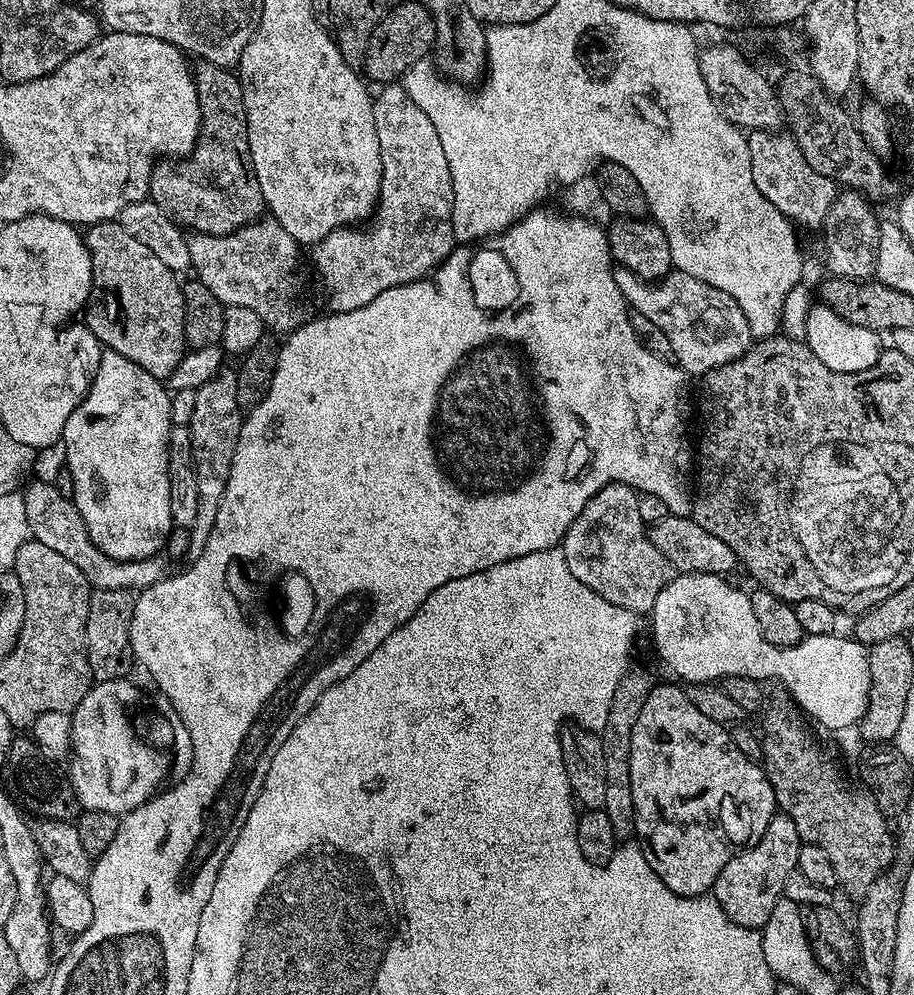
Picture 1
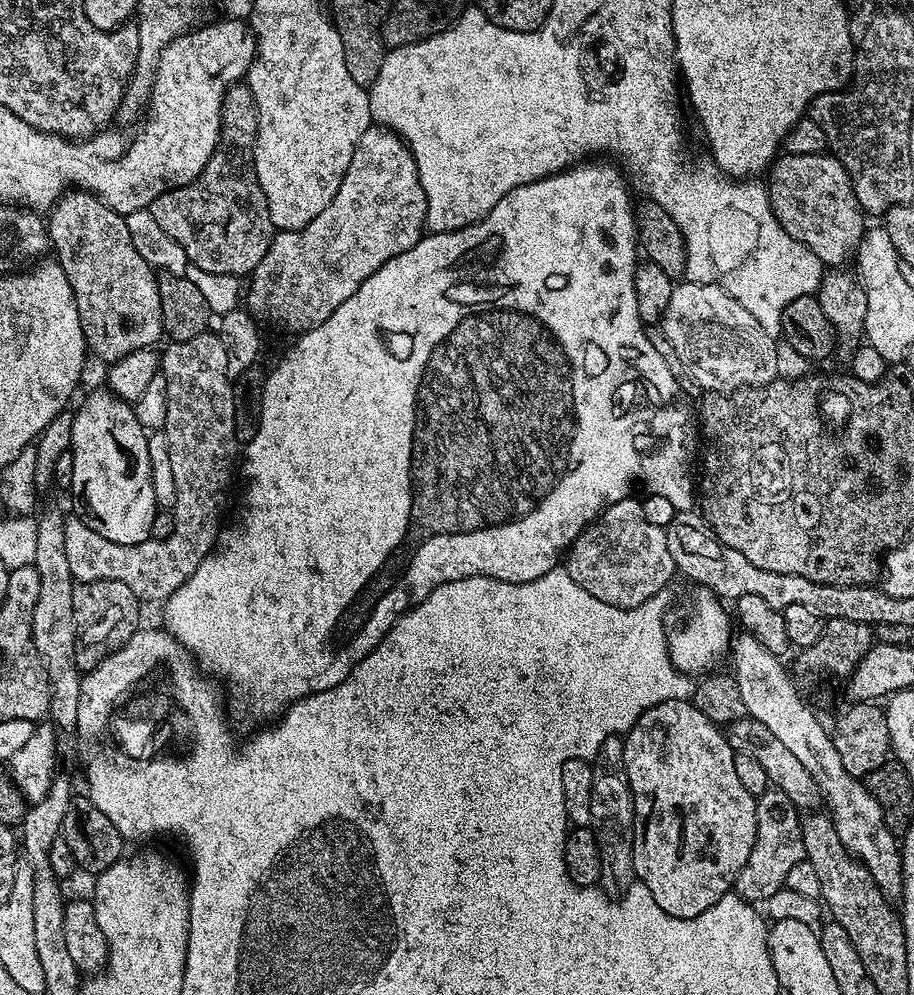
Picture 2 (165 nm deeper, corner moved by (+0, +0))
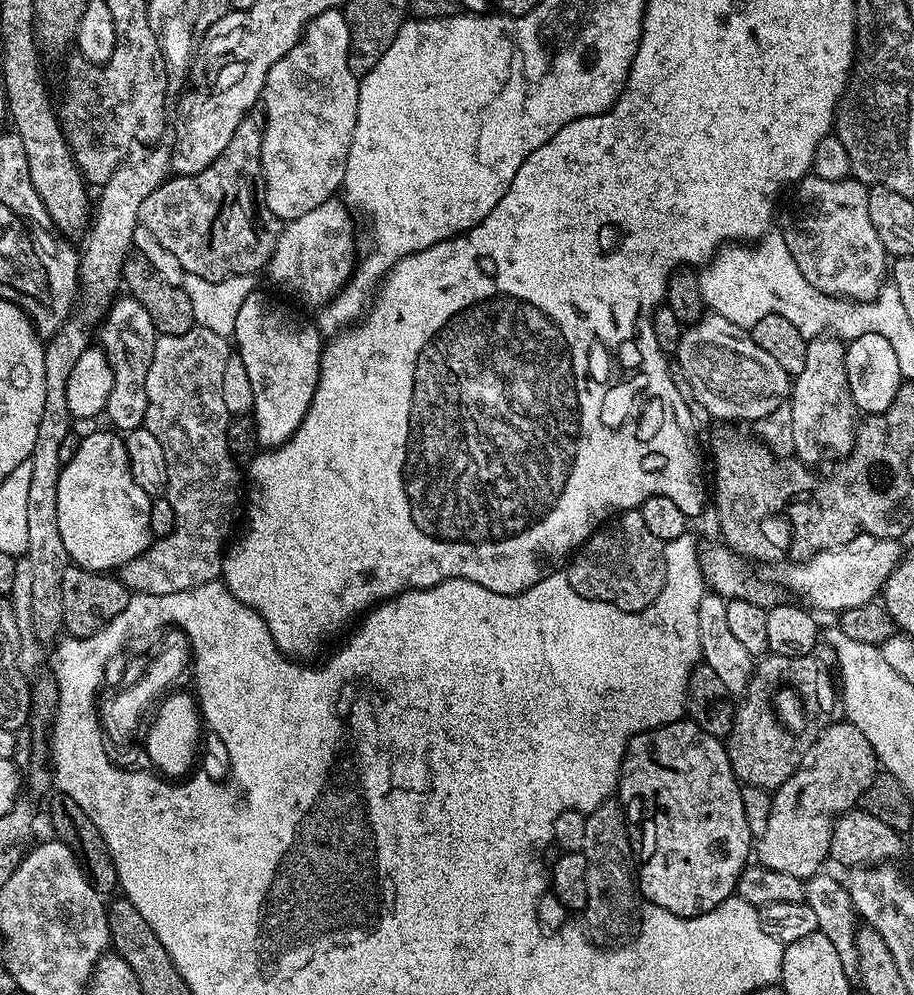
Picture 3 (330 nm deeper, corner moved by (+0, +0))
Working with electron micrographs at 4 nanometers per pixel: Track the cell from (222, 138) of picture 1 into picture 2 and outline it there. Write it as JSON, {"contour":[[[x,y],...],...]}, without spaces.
{"contour":[[[237,82],[228,87],[222,102],[220,115],[220,141],[216,144],[214,154],[210,154],[210,162],[198,174],[192,183],[181,188],[171,188],[154,198],[150,211],[154,214],[158,226],[186,250],[189,264],[198,266],[198,270],[206,270],[210,274],[226,274],[237,278],[247,277],[266,258],[266,250],[270,250],[272,237],[277,228],[270,218],[270,206],[266,206],[266,194],[262,194],[262,186],[258,182],[256,173],[256,135],[258,134],[258,114],[254,94],[248,89],[247,83]]]}

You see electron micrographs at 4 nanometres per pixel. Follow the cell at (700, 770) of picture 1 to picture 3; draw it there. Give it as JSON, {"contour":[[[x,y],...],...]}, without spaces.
{"contour":[[[692,719],[640,732],[627,744],[620,764],[618,803],[628,822],[634,872],[640,875],[638,892],[645,901],[687,918],[714,910],[735,893],[738,878],[750,860],[748,852],[750,856],[754,848],[754,837],[742,811],[741,787],[731,768],[725,741],[702,730]]]}

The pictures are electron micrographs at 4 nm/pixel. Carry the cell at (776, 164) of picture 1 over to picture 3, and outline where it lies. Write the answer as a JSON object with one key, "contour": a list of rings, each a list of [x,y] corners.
{"contour":[[[815,174],[803,176],[795,185],[796,193],[782,225],[784,241],[790,246],[790,254],[794,254],[794,262],[798,262],[798,270],[802,270],[806,282],[827,295],[855,301],[872,300],[886,284],[890,260],[878,238],[878,230],[874,230],[874,222],[870,222],[868,189],[869,185],[855,178],[830,182],[830,178],[818,178]]]}

